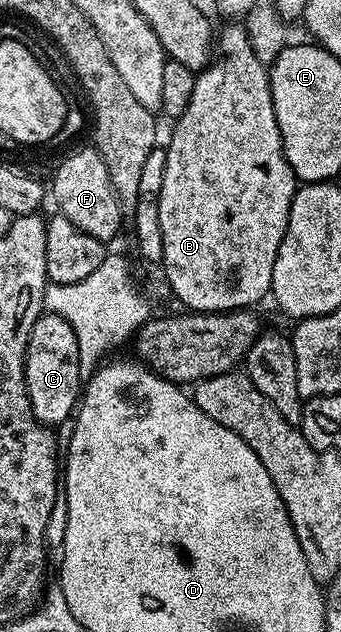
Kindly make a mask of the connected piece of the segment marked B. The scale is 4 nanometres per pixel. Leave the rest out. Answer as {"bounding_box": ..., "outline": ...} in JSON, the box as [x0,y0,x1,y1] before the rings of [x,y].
{"bounding_box":[159,24,297,314],"outline":[[[227,24],[223,31],[217,34],[218,57],[208,64],[204,70],[198,71],[193,84],[193,100],[189,108],[174,123],[175,131],[171,134],[171,143],[165,146],[165,180],[161,184],[159,197],[159,219],[161,220],[161,244],[163,245],[163,260],[161,269],[171,285],[171,290],[184,302],[191,312],[217,314],[228,310],[255,308],[255,305],[271,292],[273,280],[273,264],[277,261],[277,248],[281,248],[281,240],[285,236],[285,228],[289,224],[289,208],[293,204],[293,196],[297,189],[297,179],[283,151],[281,132],[277,124],[277,116],[273,112],[273,96],[271,95],[271,75],[268,67],[254,55],[253,44],[247,35],[243,24]]]}

